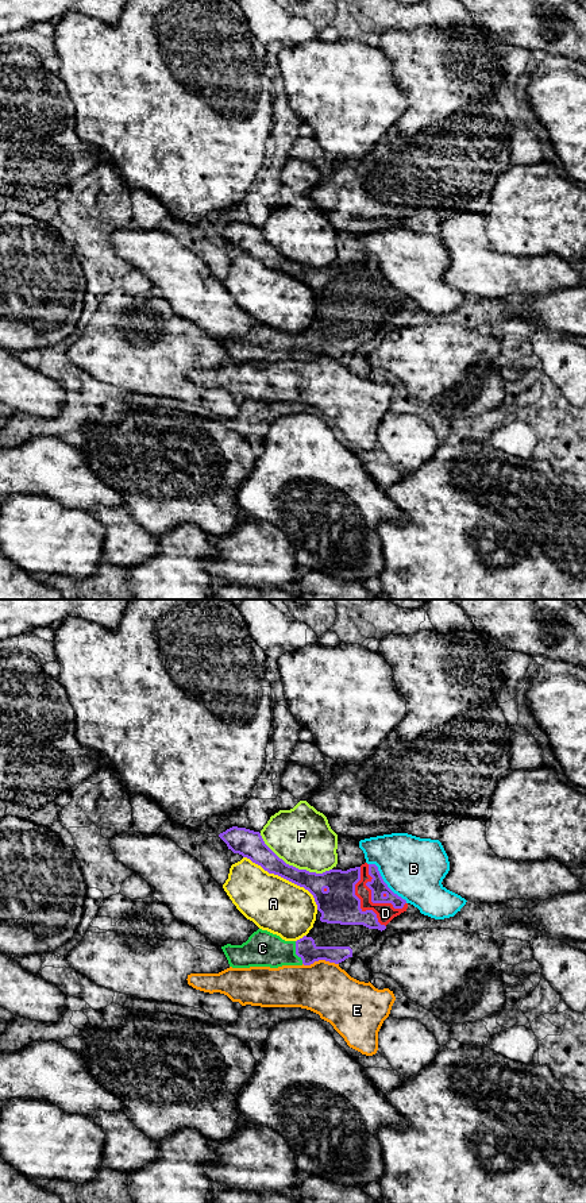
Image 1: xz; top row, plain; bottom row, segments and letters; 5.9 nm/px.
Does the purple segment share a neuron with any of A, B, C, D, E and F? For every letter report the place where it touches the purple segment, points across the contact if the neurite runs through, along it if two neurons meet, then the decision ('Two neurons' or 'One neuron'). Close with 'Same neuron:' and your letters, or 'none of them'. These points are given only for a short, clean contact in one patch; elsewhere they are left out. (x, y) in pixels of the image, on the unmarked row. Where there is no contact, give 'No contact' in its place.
A: Touches purple at xz (285, 273). Two neurons
B: Touches purple at xz (384, 277). Two neurons
C: Touches purple at xz (296, 347). Path across: xz (305, 343), (296, 347), (273, 347), (262, 343). One neuron
D: Touches purple at xz (371, 293). One neuron
E: Touches purple at xz (320, 354). Boundary: xz (338, 358), (317, 355), (303, 359). Two neurons
F: Touches purple at xz (292, 261). Two neurons
Same neuron: C, D

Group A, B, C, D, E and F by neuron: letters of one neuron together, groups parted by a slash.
A / B / C D / E / F

